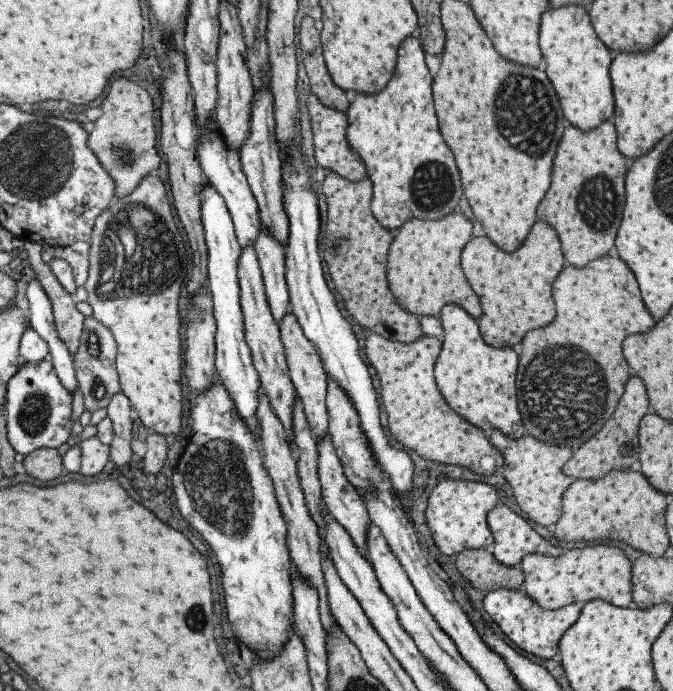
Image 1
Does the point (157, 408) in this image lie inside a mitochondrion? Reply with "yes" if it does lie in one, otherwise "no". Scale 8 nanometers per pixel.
no

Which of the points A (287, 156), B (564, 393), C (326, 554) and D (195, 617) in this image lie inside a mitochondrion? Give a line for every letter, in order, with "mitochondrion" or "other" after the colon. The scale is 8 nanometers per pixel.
A: other
B: mitochondrion
C: other
D: mitochondrion

